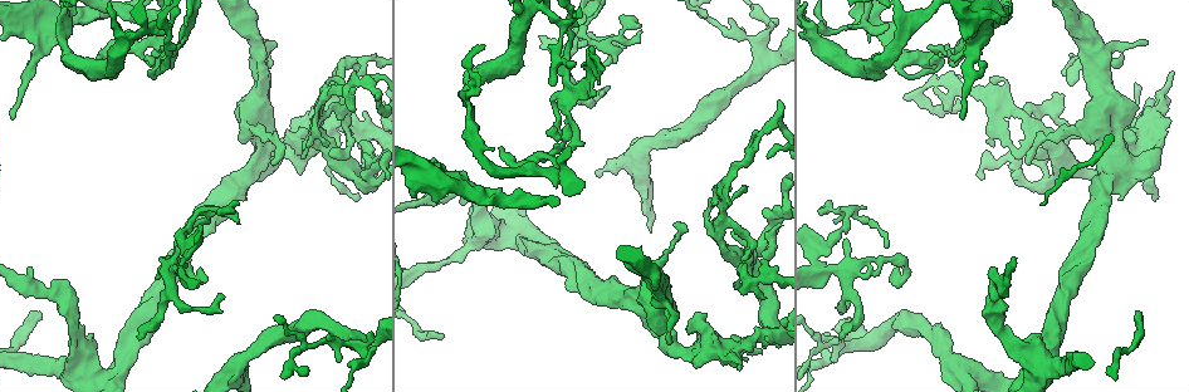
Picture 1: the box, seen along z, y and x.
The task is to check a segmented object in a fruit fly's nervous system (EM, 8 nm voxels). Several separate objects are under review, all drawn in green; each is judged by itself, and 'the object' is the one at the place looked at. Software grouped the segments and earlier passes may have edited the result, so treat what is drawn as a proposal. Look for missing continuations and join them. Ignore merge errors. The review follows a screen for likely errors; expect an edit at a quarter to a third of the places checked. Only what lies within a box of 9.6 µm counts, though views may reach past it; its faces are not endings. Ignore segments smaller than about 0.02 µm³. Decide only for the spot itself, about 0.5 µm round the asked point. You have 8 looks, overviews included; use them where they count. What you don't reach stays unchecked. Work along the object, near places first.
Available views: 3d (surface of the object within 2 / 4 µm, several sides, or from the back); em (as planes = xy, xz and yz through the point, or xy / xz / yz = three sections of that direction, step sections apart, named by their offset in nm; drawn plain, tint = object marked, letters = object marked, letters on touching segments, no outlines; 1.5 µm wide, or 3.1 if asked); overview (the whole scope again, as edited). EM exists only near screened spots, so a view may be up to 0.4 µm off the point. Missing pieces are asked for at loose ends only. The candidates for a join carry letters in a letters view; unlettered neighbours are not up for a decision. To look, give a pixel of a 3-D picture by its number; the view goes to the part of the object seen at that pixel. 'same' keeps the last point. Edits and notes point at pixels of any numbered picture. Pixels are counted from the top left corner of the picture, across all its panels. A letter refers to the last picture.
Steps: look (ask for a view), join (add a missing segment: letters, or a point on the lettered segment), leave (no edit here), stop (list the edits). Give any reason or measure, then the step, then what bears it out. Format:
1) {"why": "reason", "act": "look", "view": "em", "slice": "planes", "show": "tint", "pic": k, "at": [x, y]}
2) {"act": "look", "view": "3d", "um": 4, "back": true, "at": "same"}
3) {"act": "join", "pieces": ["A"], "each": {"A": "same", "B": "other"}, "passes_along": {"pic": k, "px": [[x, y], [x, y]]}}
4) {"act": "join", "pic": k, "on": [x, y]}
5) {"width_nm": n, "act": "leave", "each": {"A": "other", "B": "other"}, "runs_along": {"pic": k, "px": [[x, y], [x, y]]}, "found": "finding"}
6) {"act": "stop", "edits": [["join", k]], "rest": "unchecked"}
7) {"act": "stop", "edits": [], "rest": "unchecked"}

{"why": "long arm stops here", "act": "look", "view": "em", "slice": "yz", "step": 4, "show": "letters", "pic": 1, "at": [674, 224]}

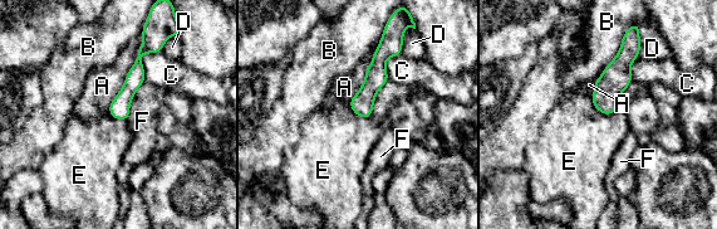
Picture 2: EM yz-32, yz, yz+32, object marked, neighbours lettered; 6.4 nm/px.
{"why": "another direction", "act": "look", "view": "em", "slice": "planes", "show": "letters", "at": "same"}

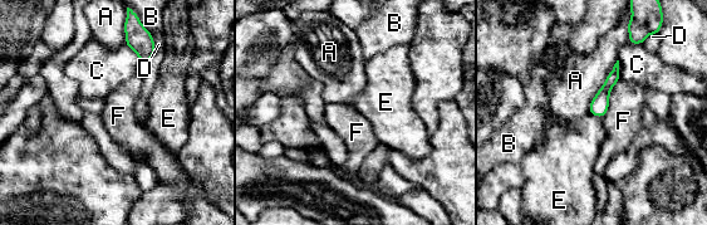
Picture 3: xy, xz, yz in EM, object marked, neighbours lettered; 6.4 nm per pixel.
{"act": "leave", "each": {"A": "other", "B": "other", "C": "other", "D": "other", "E": "other", "F": "other"}, "border": {"pic": 3, "px": [[619, 79], [602, 117]]}, "found": "none of them fits"}

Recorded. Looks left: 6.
{"why": "an open end", "act": "look", "view": "3d", "um": 2, "pic": 1, "at": [696, 367]}

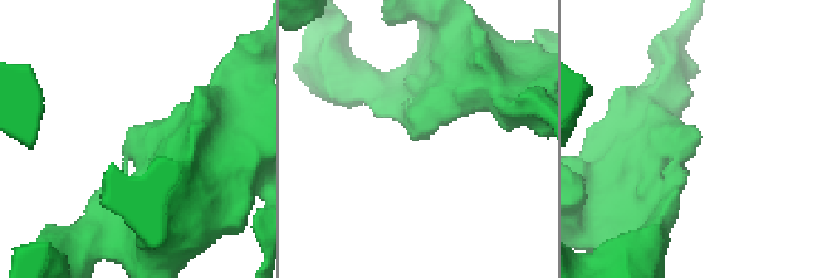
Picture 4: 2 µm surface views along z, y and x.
{"act": "look", "view": "em", "slice": "xy", "step": 8, "show": "tint", "pic": 4, "at": [698, 130]}

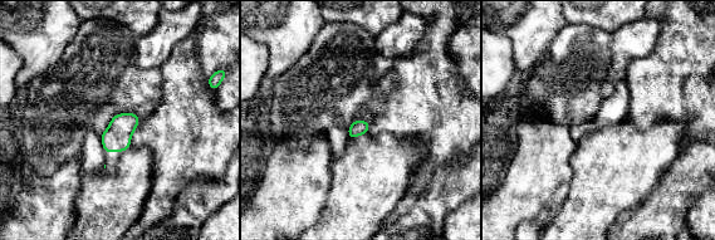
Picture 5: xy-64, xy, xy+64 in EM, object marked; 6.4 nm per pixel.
{"why": "cut it another way", "act": "look", "view": "em", "slice": "planes", "show": "letters", "at": "same"}

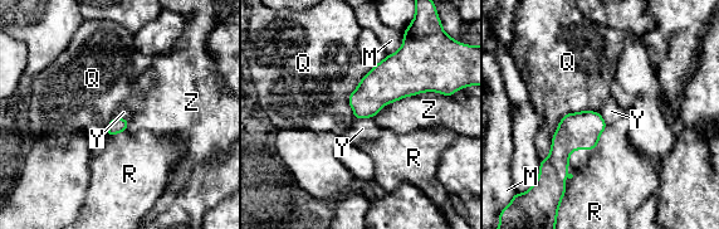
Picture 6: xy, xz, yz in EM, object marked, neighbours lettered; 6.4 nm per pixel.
{"act": "leave", "each": {"M": "other", "Q": "other", "R": "other", "Y": "other", "Z": "other"}, "border": {"pic": 6, "px": [[372, 116], [355, 120]]}, "found": "no lettered segment goes on from it"}

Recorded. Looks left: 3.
{"act": "look", "view": "em", "slice": "planes", "show": "letters", "pic": 1, "at": [762, 352]}

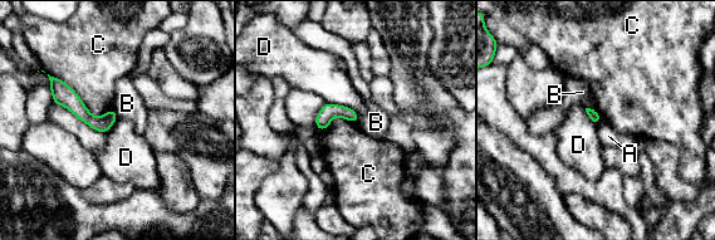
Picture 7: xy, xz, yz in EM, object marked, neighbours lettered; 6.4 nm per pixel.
{"width_nm": 70, "act": "leave", "each": {"A": "other", "B": "other", "C": "other", "D": "other"}, "border": {"pic": 7, "px": [[586, 107], [593, 108], [597, 112]]}, "found": "none of them fits"}

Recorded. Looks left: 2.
{"act": "stop", "edits": [], "rest": "unchecked"}

